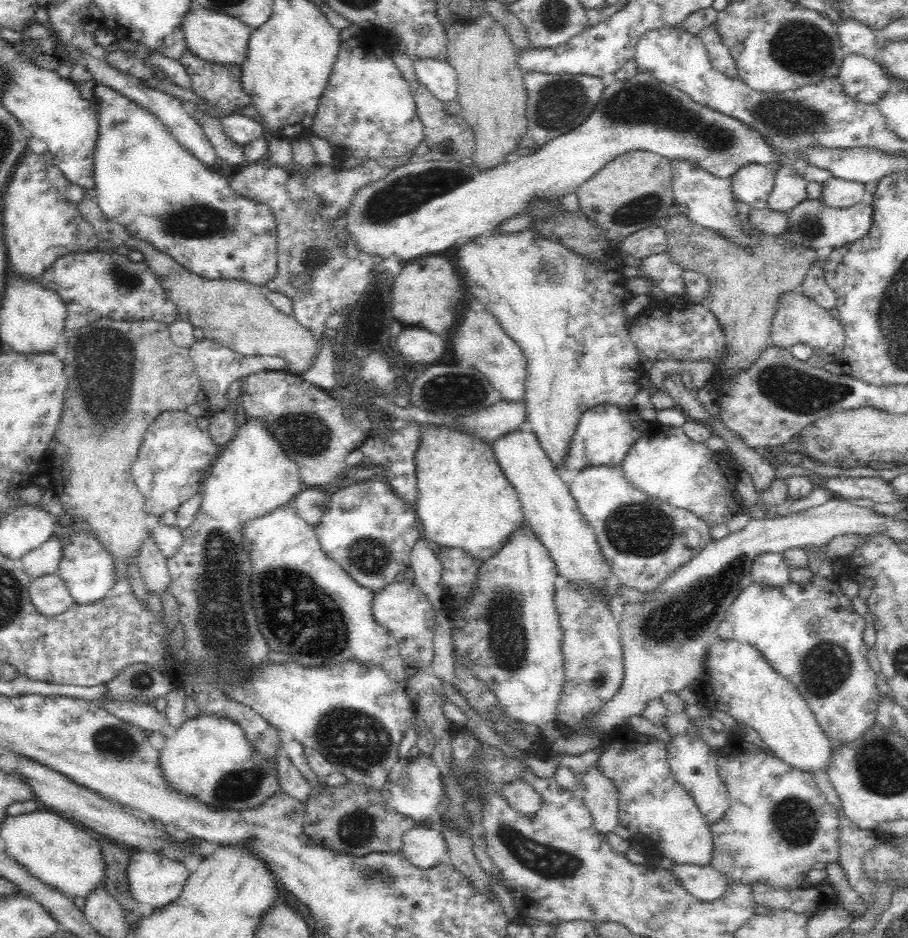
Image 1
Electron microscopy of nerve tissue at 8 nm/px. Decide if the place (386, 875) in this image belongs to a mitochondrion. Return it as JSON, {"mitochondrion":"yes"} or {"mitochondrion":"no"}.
{"mitochondrion":"yes"}

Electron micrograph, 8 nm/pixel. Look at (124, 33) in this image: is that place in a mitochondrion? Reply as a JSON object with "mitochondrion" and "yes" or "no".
{"mitochondrion":"no"}

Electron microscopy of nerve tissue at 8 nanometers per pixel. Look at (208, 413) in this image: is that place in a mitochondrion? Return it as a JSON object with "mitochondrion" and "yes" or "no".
{"mitochondrion":"no"}

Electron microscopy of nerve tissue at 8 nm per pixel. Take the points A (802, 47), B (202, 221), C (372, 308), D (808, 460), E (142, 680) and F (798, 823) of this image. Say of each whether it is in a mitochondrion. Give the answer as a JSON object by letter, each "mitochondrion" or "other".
{"A":"mitochondrion","B":"mitochondrion","C":"other","D":"other","E":"mitochondrion","F":"mitochondrion"}

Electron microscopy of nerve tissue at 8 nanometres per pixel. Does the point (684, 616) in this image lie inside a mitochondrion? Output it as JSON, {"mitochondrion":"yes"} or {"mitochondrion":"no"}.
{"mitochondrion":"yes"}

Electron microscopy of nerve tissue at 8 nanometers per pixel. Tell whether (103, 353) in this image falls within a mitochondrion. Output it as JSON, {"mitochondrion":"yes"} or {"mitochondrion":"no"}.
{"mitochondrion":"yes"}

